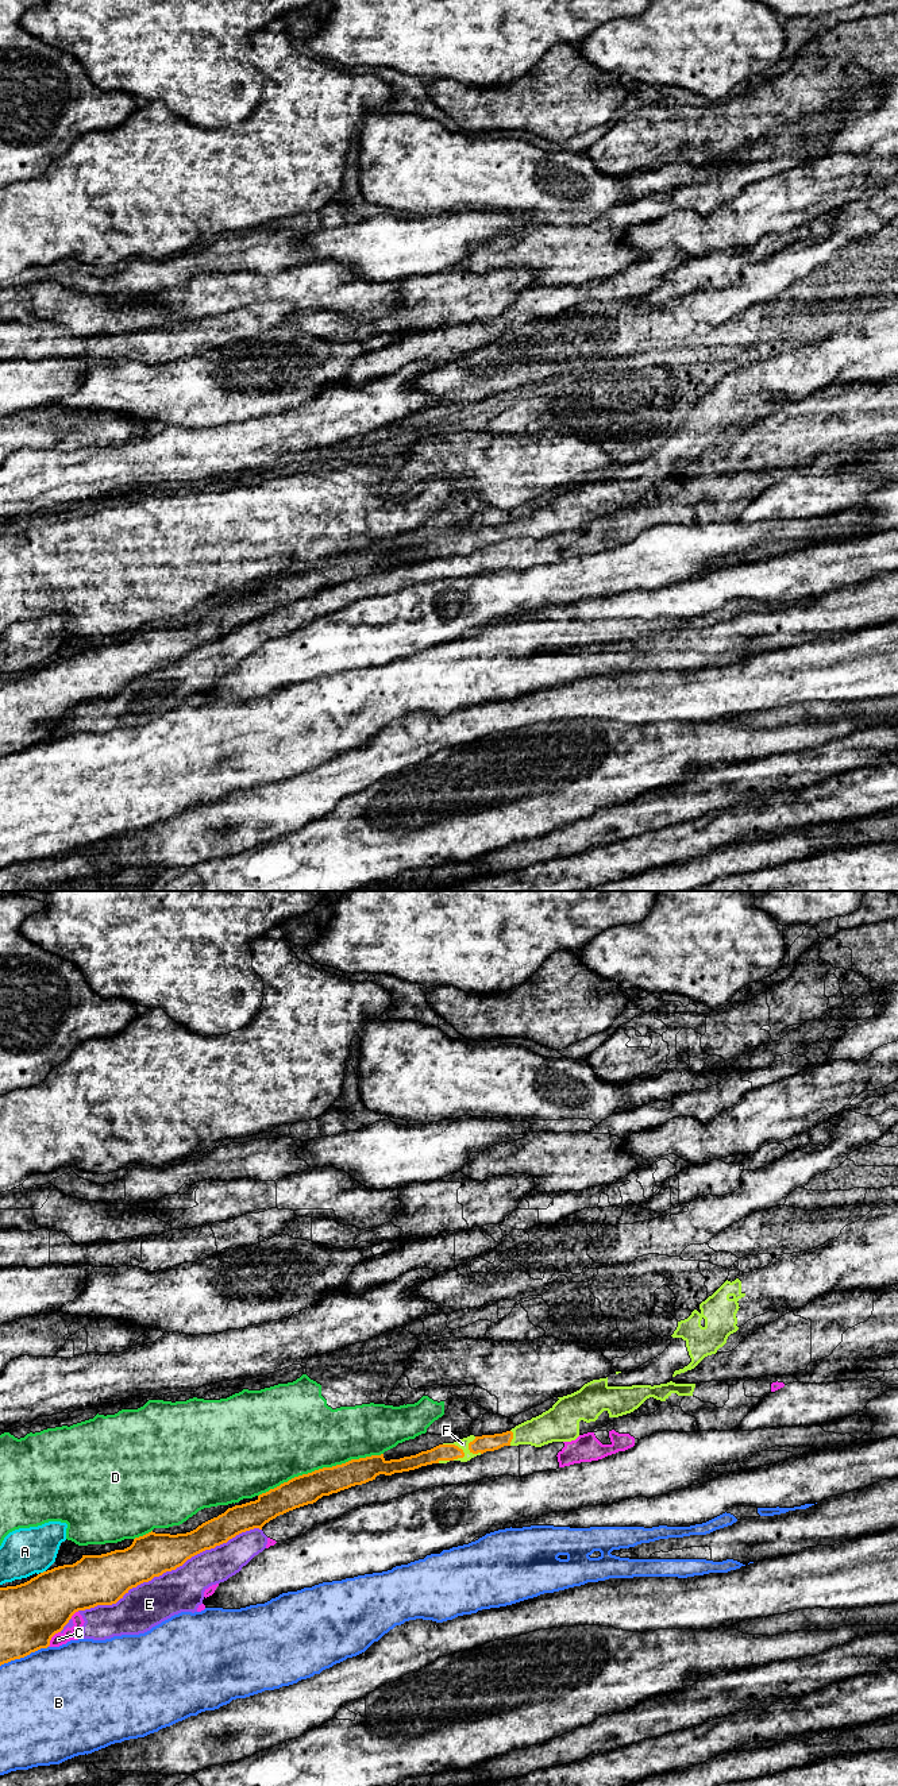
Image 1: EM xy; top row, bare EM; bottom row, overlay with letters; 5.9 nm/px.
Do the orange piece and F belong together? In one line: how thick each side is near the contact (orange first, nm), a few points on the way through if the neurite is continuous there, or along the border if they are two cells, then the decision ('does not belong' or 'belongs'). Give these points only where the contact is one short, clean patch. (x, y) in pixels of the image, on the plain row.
calibres 100 and 60 nm; belongs

